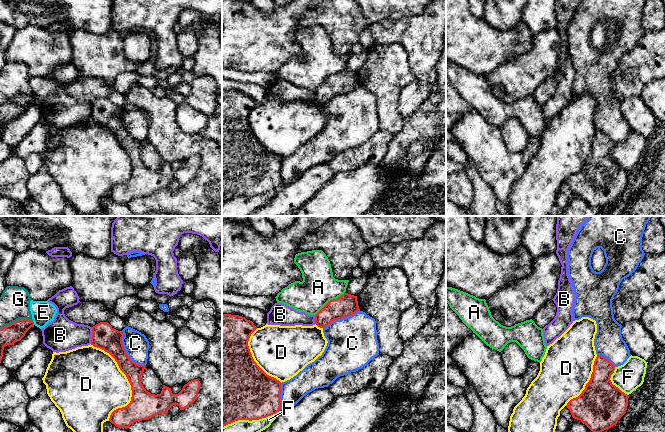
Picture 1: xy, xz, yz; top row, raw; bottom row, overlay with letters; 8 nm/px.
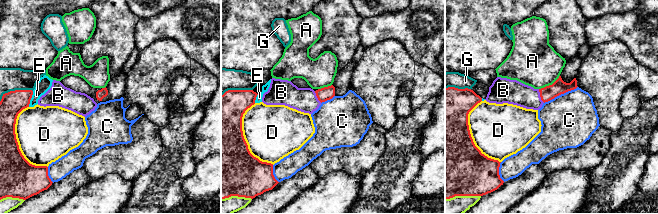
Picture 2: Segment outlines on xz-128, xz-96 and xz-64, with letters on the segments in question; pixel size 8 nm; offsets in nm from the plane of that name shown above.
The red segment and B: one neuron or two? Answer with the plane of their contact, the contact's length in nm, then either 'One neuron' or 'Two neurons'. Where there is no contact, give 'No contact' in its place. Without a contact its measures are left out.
Touches red in xy. Shared border 140 nm. Two neurons

